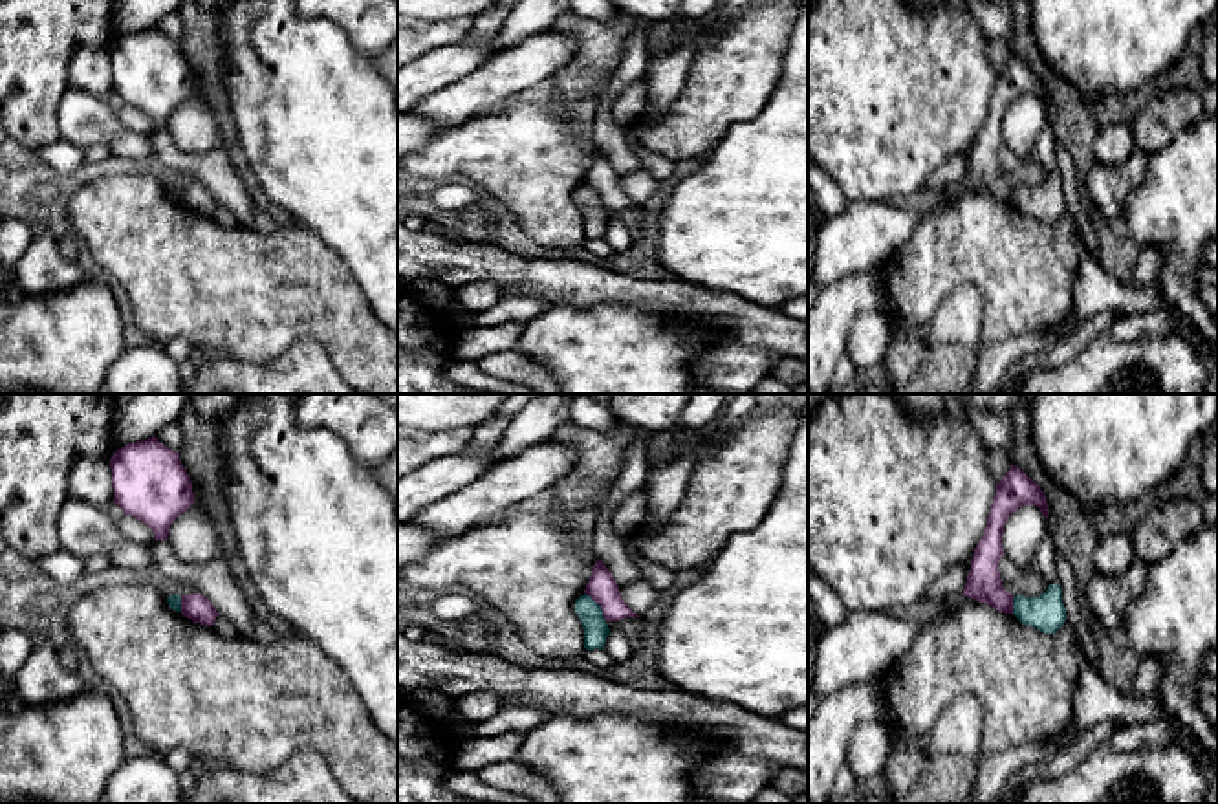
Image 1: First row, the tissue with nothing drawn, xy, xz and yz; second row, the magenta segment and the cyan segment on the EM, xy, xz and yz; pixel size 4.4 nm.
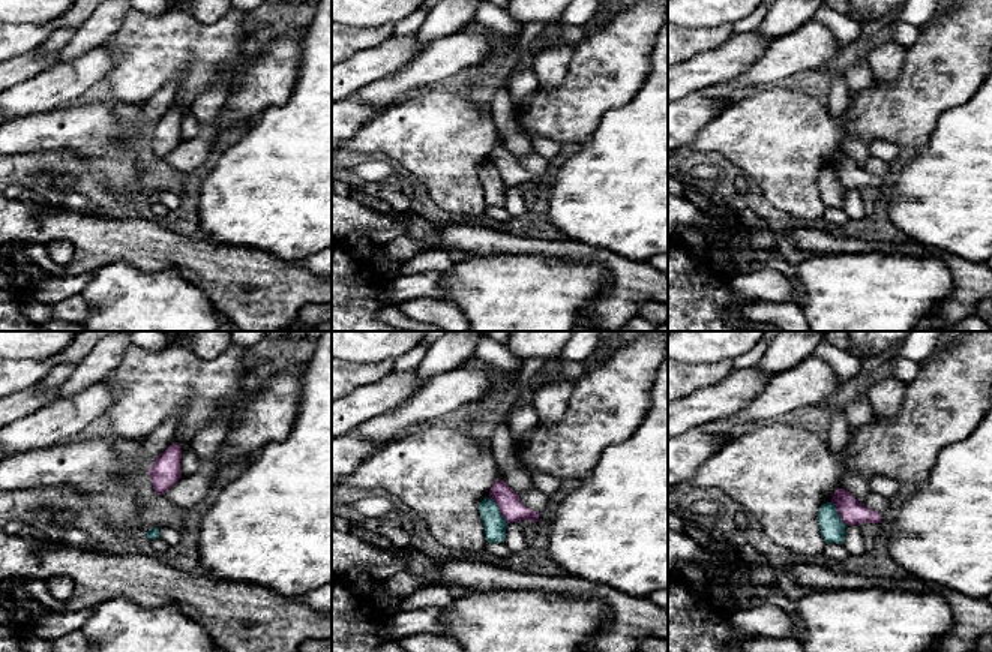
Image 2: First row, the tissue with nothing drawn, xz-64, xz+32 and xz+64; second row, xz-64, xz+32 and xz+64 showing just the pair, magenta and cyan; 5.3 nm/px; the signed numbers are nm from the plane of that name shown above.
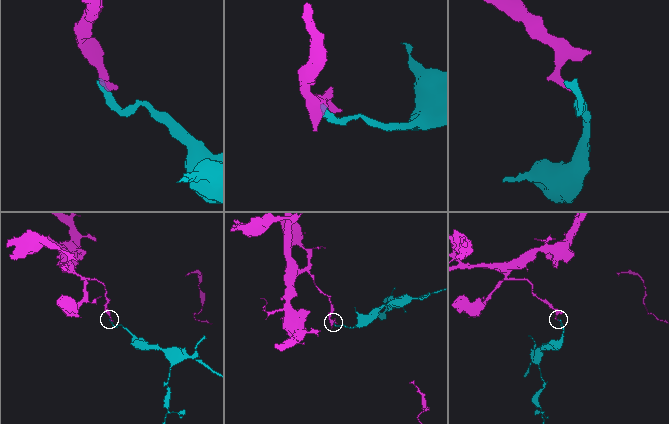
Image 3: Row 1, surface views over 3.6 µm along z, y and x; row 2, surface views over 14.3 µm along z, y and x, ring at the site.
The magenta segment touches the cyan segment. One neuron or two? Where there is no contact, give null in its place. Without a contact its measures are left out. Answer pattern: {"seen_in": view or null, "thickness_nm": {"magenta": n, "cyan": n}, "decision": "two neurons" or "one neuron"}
{"seen_in": "xz", "thickness_nm": {"magenta": 130, "cyan": 110}, "decision": "two neurons"}

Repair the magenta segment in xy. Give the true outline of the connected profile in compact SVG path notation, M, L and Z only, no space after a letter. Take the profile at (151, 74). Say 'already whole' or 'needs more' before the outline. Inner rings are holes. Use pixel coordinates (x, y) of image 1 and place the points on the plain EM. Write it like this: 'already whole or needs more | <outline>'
already whole | M158 27L128 33L110 48L114 92L167 130L172 112L194 93L179 44Z

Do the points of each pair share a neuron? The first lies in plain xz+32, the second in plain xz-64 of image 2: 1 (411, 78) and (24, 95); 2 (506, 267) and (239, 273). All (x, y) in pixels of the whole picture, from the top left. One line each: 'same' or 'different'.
1: same
2: different

